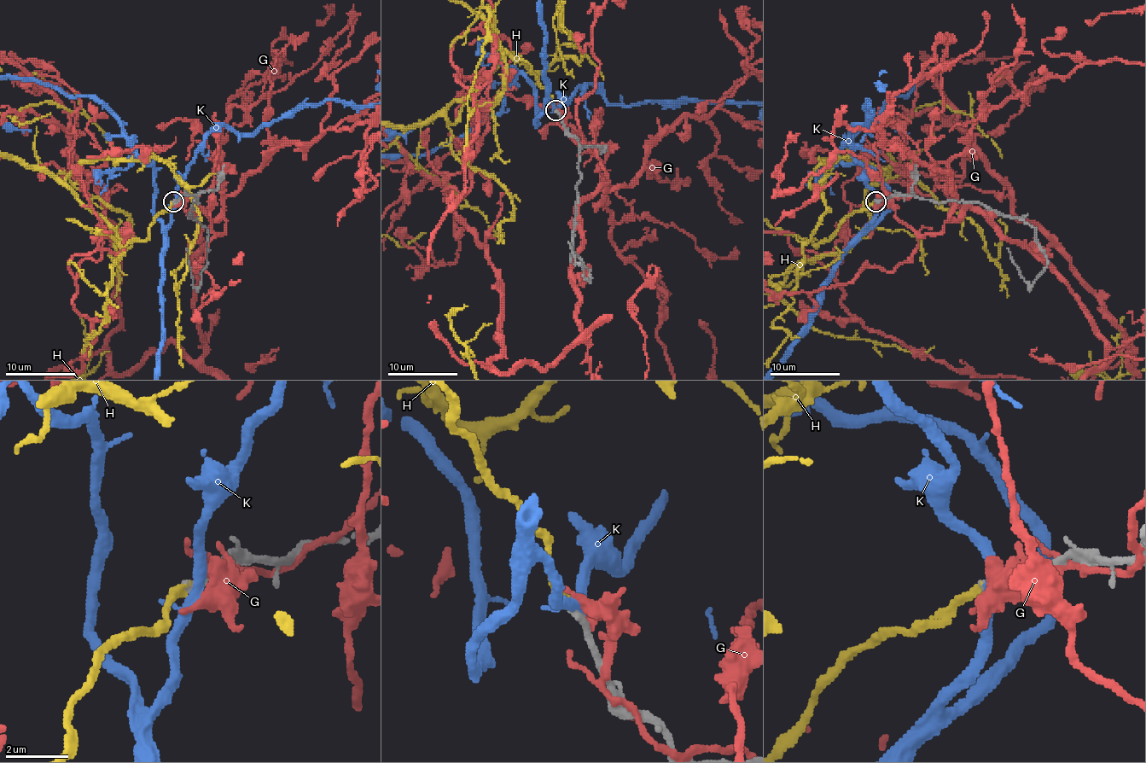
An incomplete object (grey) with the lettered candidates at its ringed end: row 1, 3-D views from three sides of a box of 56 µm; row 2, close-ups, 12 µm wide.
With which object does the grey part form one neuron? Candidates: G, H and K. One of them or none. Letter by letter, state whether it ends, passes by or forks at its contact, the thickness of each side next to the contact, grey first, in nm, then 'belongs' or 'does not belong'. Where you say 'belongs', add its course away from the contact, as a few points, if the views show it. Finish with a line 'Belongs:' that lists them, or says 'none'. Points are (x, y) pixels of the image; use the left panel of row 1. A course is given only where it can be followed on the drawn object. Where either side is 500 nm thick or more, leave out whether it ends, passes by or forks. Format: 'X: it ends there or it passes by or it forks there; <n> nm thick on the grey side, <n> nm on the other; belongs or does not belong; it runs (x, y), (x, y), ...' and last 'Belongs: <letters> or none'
G: it passes by; 360 nm thick on the grey side, 400 nm on the other; does not belong
H: it ends there; 320 nm thick on the grey side, 320 nm on the other; belongs
K: it forks there; 340 nm thick on the grey side, 280 nm on the other; does not belong
Belongs: H

